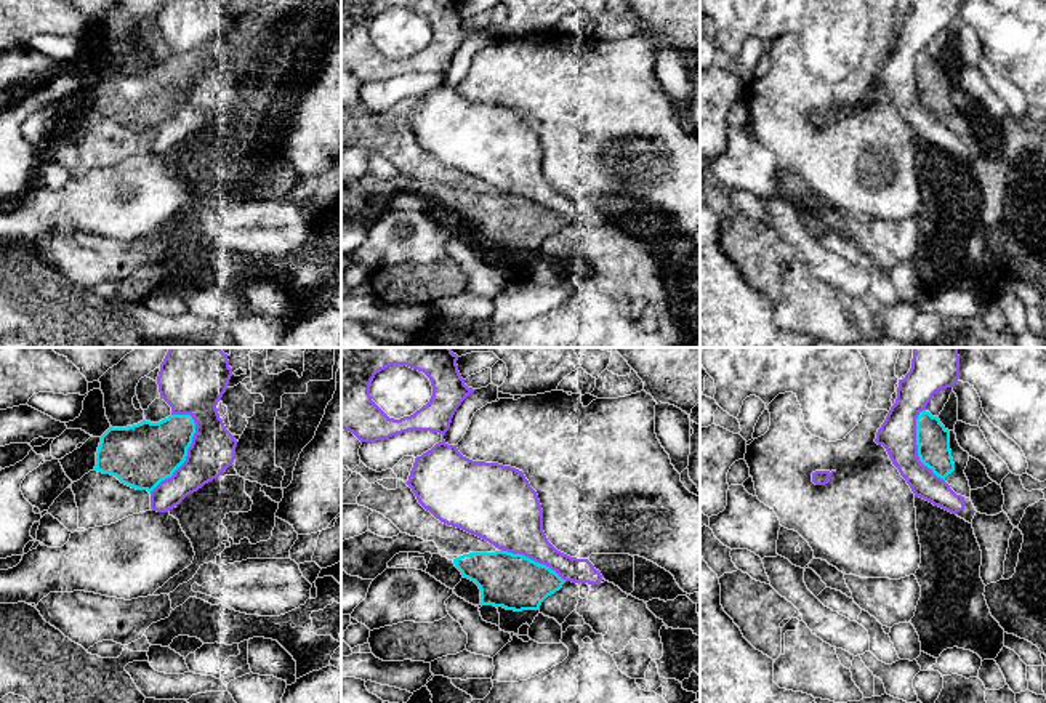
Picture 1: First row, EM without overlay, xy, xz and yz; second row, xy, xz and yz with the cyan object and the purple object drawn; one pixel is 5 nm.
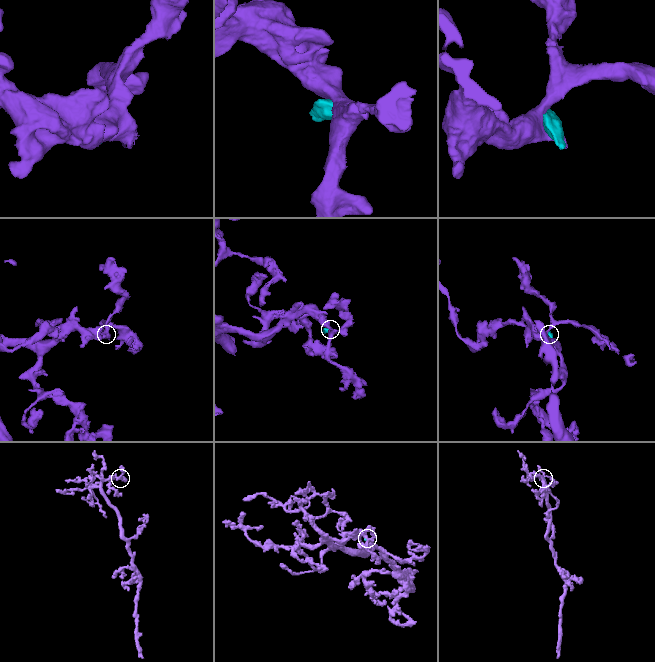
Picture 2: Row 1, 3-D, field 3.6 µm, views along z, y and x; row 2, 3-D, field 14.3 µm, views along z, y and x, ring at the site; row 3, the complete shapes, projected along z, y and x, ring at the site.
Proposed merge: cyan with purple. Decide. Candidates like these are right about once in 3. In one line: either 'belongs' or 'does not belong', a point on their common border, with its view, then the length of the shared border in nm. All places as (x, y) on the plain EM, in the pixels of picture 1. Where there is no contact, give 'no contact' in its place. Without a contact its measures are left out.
does not belong | xy (186, 96) | 440 nm

